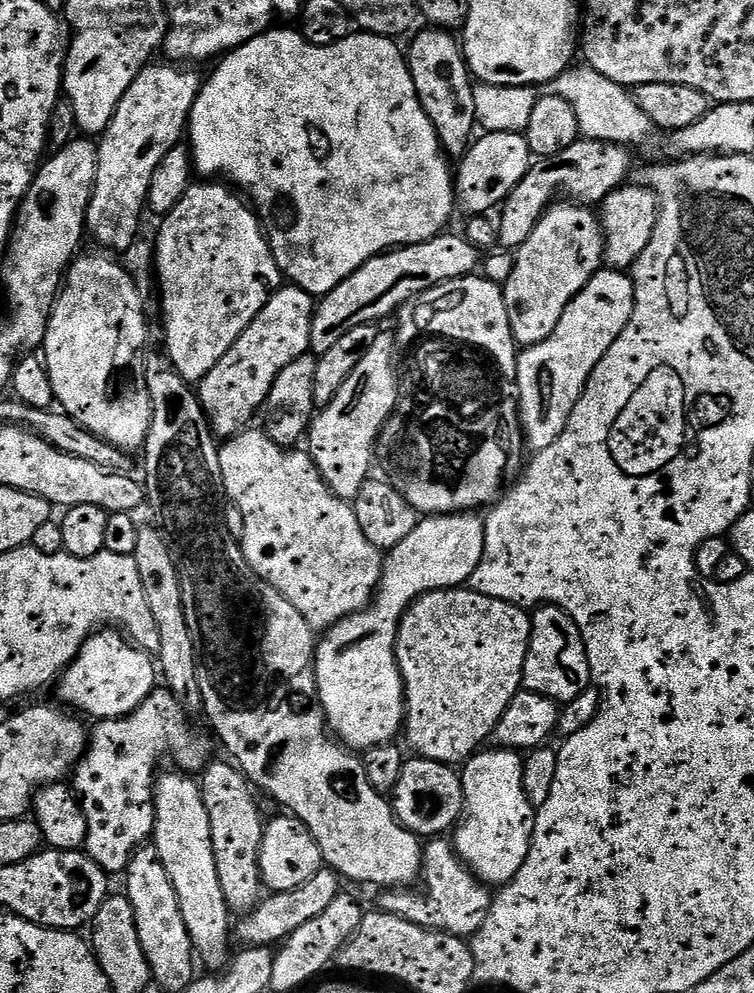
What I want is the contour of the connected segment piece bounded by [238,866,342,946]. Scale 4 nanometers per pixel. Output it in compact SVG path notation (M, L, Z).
M321 866L318 874L314 874L314 878L310 878L310 882L302 882L302 886L298 886L294 890L286 890L285 892L274 892L265 895L260 903L243 917L244 925L239 925L238 936L245 941L245 945L269 945L276 946L288 939L290 934L294 934L294 930L298 930L298 926L306 926L306 922L310 922L310 918L318 918L318 914L322 914L322 910L326 910L326 906L330 906L330 902L334 902L336 896L341 895L342 877L331 868Z

